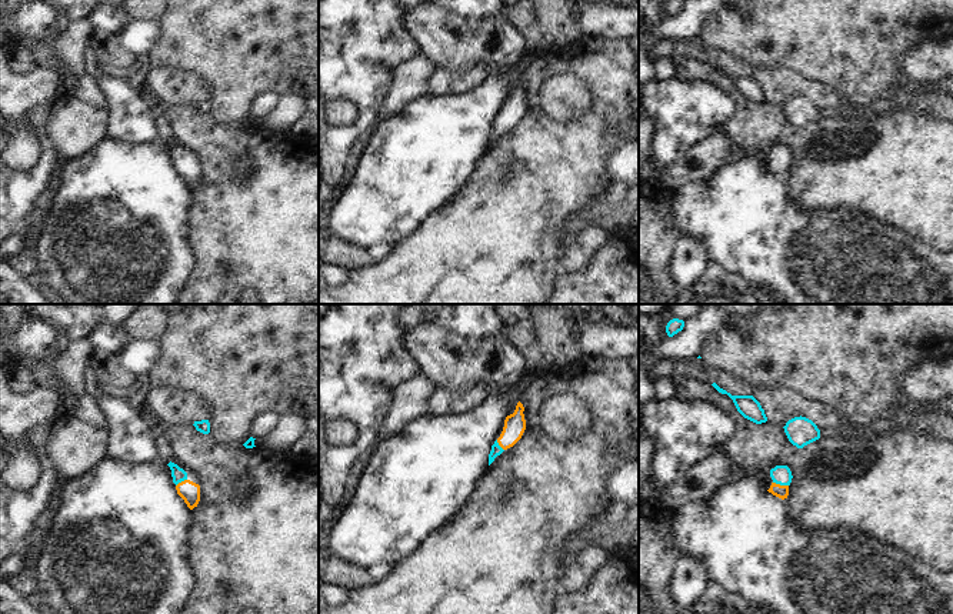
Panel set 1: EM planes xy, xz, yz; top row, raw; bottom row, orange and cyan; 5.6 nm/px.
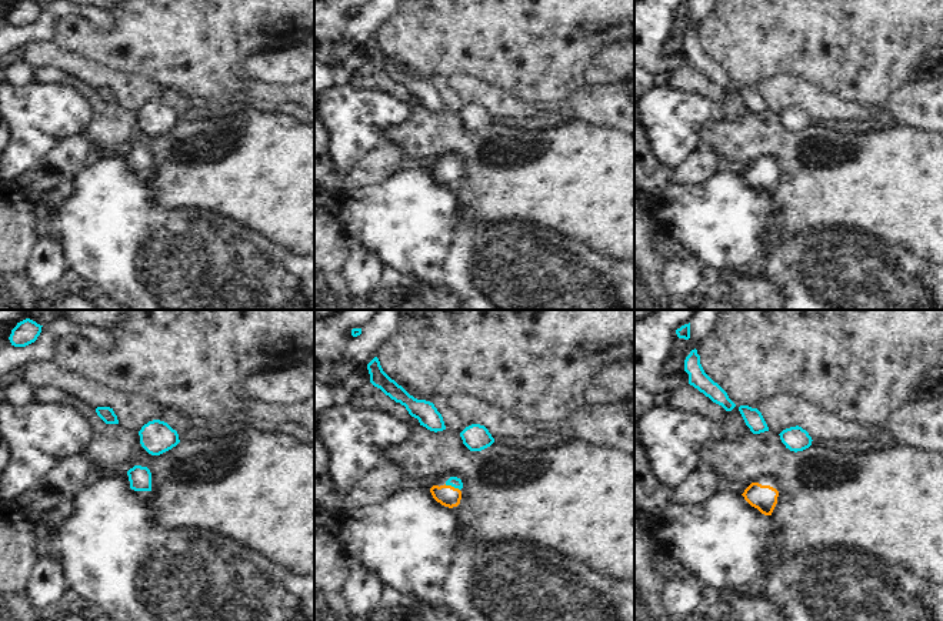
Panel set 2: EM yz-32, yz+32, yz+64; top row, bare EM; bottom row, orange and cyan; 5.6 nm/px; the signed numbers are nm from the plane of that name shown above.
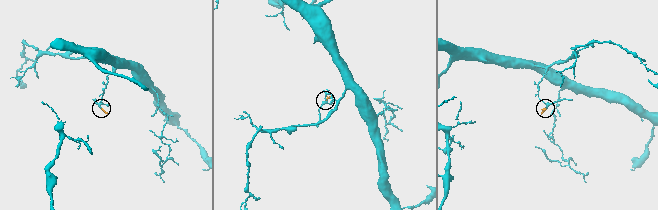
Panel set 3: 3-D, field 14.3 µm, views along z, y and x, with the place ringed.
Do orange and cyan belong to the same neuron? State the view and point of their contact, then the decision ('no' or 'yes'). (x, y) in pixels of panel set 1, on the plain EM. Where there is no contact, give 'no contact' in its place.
contact yz (779, 164); yes

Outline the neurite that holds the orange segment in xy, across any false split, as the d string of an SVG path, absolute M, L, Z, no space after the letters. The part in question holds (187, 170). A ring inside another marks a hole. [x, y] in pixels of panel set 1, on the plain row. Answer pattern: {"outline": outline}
{"outline": "M174 143L167 144L171 150L173 163L177 174L184 180L187 187L193 190L200 181L200 166L187 158L187 153Z"}

